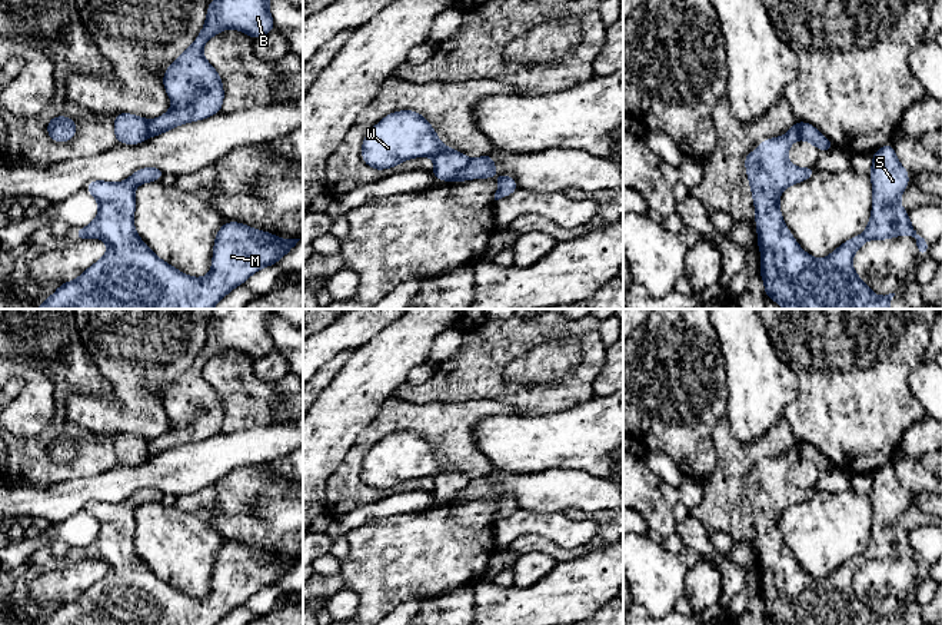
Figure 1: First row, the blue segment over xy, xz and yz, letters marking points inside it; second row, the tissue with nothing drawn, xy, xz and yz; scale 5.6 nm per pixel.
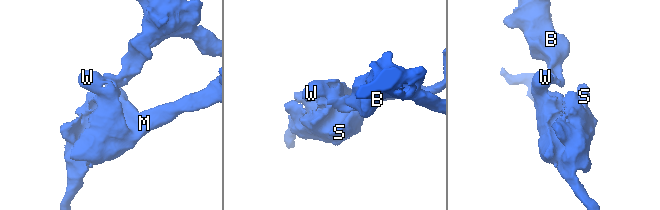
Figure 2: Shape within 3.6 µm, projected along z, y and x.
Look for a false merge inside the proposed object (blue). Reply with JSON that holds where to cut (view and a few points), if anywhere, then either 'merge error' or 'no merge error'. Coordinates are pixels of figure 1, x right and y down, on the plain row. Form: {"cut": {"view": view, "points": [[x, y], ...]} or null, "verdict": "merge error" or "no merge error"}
{"cut": {"view": "xz", "points": [[470, 479], [450, 501]]}, "verdict": "merge error"}

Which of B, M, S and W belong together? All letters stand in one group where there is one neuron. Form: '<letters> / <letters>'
B / M S W

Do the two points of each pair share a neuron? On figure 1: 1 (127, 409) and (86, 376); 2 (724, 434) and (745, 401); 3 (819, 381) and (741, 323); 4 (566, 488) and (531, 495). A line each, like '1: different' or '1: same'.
1: different
2: different
3: different
4: same

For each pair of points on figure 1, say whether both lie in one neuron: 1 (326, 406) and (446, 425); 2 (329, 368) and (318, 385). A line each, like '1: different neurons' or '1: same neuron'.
1: different neurons
2: same neuron

